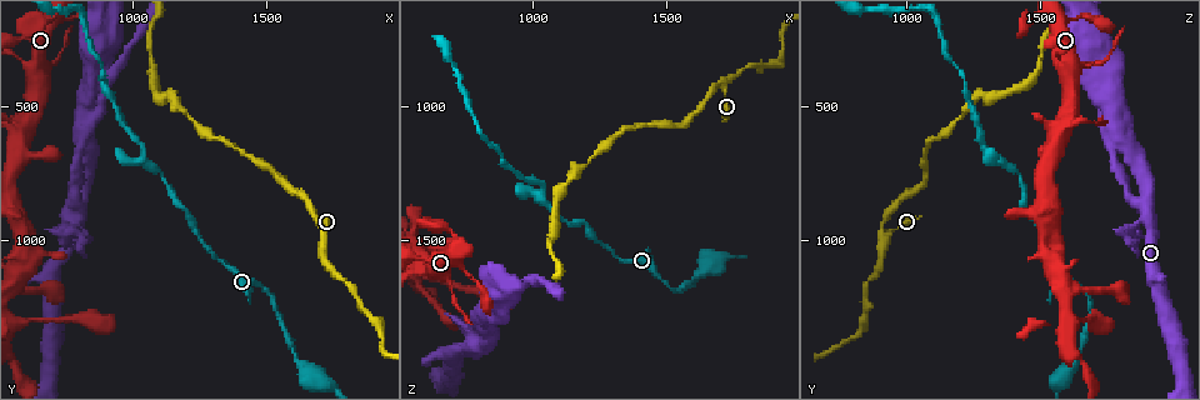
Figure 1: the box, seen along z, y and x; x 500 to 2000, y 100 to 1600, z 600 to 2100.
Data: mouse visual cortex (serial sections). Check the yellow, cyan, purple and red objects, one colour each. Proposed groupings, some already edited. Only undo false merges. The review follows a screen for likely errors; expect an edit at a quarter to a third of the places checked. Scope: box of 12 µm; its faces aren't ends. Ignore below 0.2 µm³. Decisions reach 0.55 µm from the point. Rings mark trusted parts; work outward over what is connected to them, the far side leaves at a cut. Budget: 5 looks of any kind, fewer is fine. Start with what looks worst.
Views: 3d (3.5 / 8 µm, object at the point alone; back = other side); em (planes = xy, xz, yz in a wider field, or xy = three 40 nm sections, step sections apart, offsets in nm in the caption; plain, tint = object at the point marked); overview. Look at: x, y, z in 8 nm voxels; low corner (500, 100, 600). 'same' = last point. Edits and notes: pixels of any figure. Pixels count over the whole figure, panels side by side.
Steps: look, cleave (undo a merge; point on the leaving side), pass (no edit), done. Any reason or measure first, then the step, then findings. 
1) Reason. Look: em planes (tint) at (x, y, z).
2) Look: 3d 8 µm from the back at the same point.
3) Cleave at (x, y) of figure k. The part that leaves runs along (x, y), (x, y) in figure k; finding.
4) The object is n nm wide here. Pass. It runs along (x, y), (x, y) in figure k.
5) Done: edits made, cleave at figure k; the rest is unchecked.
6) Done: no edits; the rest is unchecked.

Two arms in line, one across. Look: em planes (tint) at (840, 430, 1740).

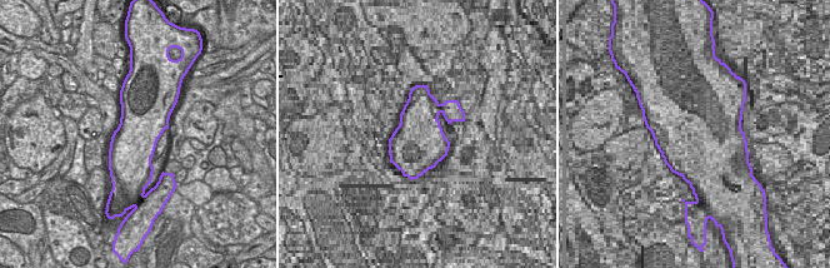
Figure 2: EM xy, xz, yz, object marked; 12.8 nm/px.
See where the arms go. Look: 3d 3.5 µm at the same point.

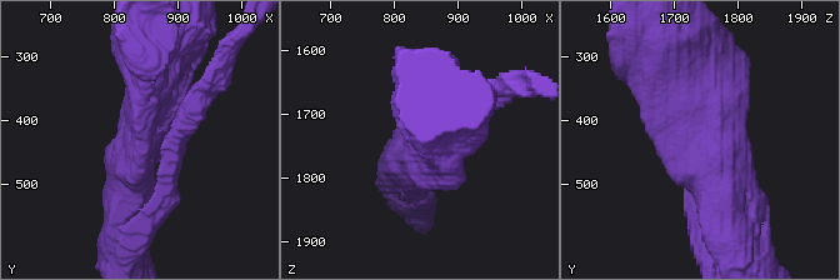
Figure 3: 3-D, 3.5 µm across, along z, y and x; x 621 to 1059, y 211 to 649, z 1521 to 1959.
3 arms meet here; the arms are 300, 500, 700 nm wide. Pass. It runs along (724, 218), (679, 73) in figure 3; one cell here.

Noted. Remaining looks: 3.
Calibre changes. Look: 3d 3.5 µm at (1710, 1020, 910).

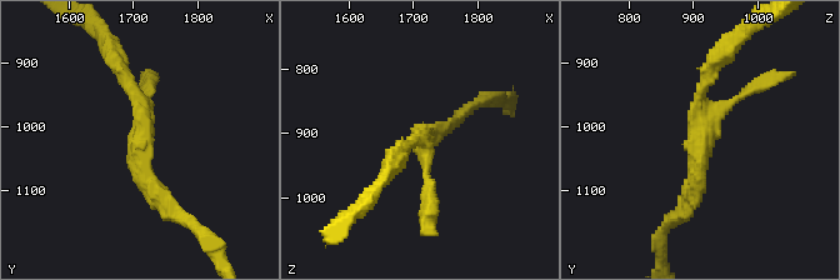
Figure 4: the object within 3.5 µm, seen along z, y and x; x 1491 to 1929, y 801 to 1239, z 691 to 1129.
Need the tissue. Look: em xy step 2 (tint) at (1710, 1020, 920).

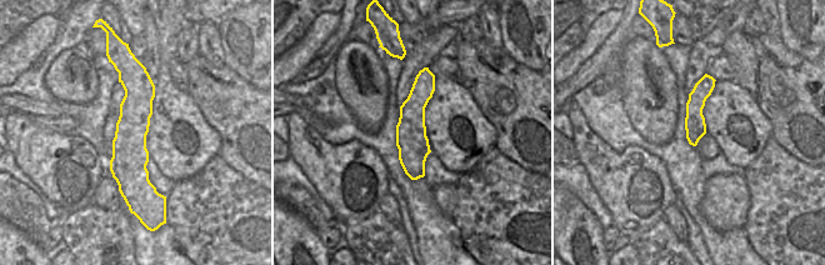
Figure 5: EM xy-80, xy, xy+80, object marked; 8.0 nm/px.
Pass. It runs along (128, 69), (134, 80), (138, 199) in figure 5; all the same cell.

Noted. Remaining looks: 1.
Done: no edits; the rest is unchecked.

